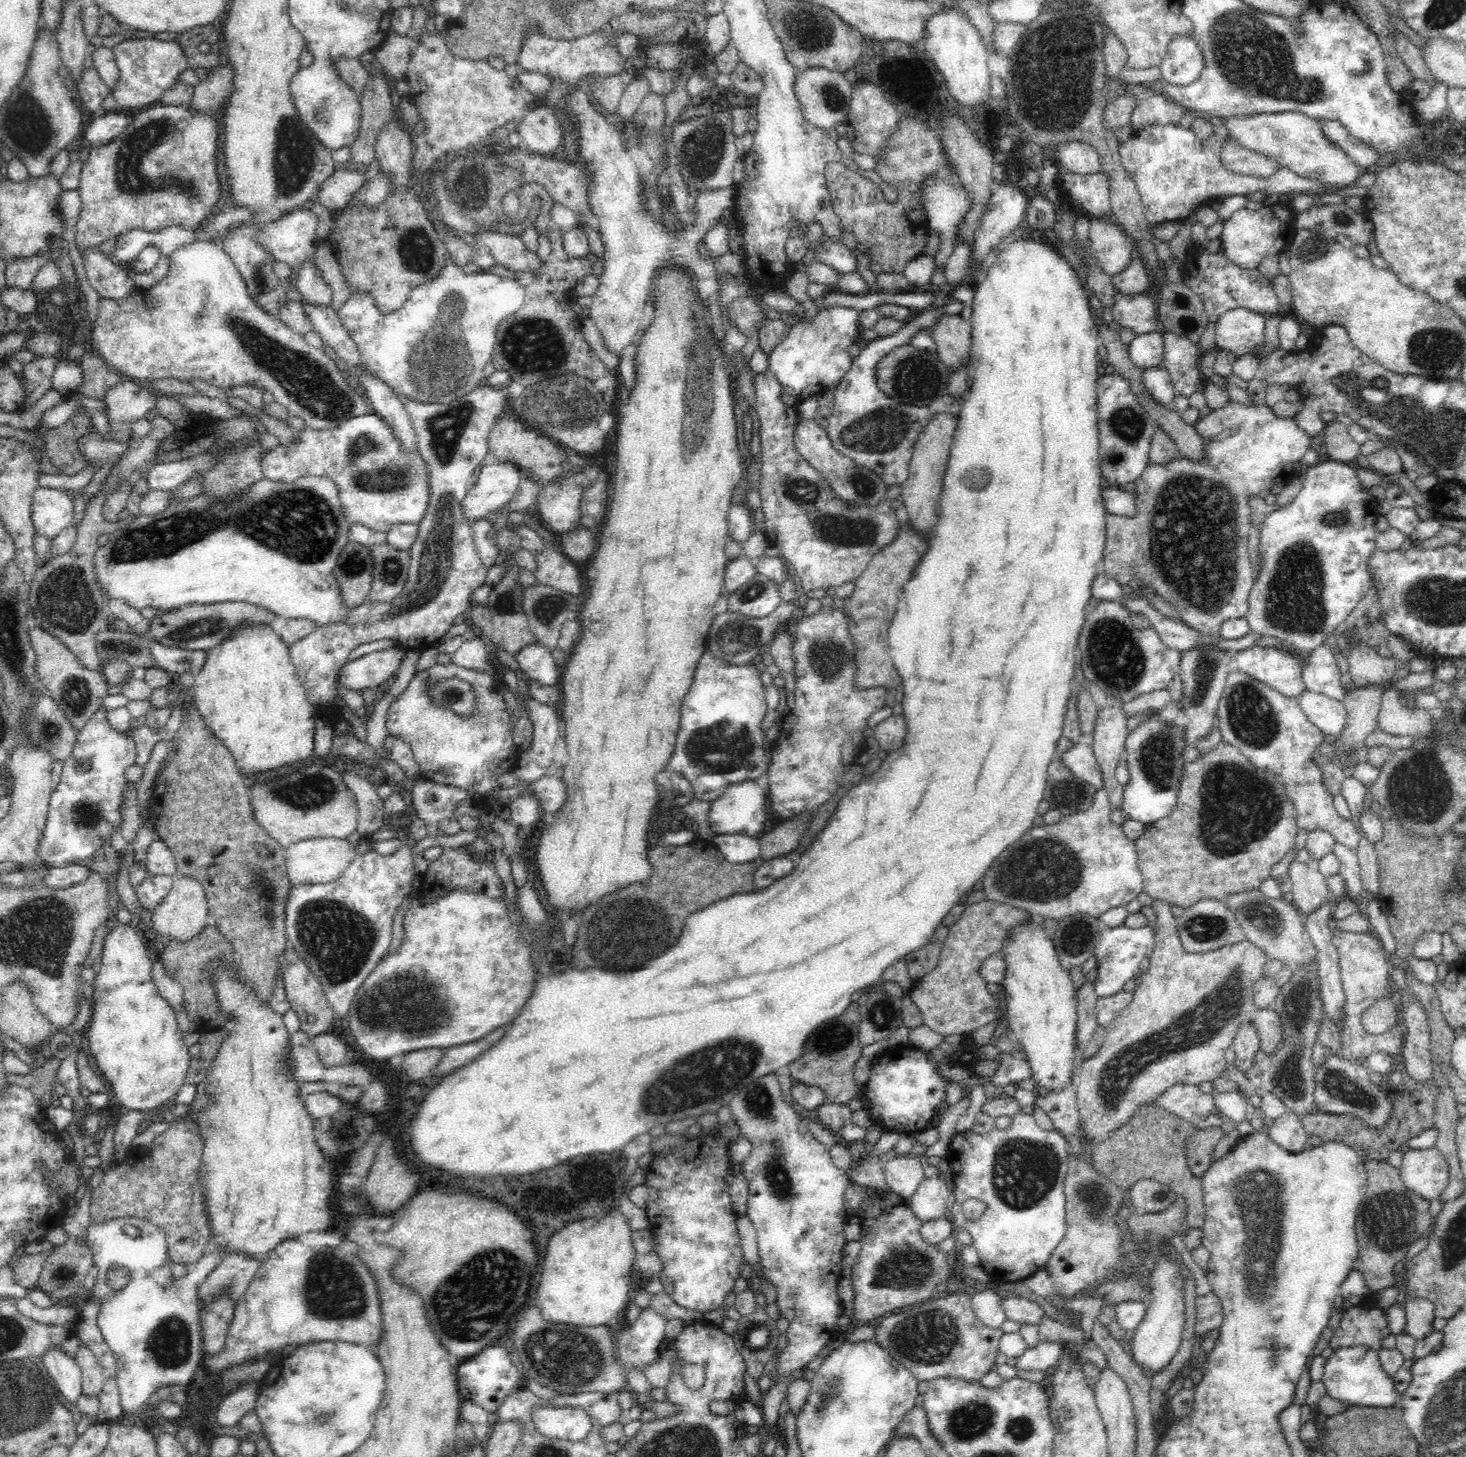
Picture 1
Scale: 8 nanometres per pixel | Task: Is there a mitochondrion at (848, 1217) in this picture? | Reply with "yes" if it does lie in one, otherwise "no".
no

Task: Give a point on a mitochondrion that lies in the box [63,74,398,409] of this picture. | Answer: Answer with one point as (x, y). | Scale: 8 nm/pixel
(130, 179)

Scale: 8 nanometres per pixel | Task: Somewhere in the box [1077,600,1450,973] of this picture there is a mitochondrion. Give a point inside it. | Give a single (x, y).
(1240, 806)

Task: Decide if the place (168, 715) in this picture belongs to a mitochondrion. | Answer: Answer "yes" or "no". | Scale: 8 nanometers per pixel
no

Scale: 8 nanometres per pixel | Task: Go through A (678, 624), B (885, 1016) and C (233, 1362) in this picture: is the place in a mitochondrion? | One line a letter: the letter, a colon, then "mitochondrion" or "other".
A: other
B: mitochondrion
C: other

